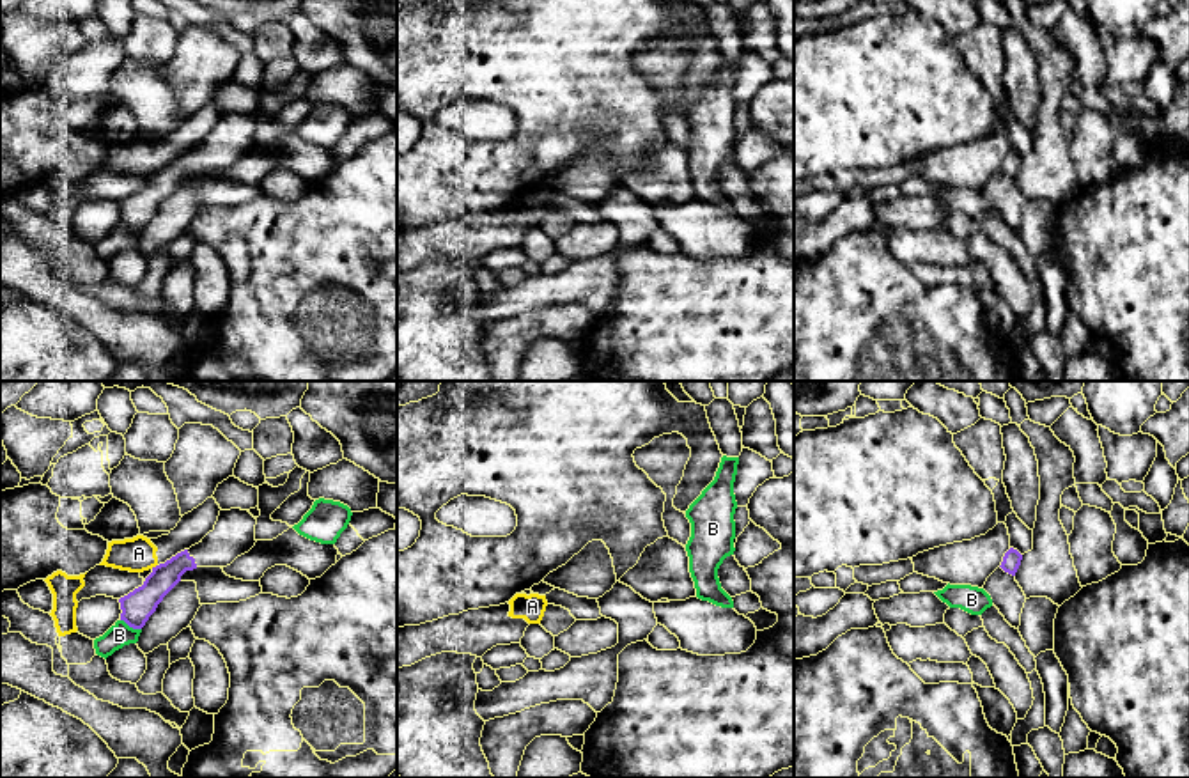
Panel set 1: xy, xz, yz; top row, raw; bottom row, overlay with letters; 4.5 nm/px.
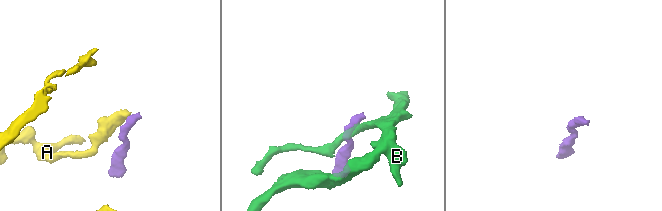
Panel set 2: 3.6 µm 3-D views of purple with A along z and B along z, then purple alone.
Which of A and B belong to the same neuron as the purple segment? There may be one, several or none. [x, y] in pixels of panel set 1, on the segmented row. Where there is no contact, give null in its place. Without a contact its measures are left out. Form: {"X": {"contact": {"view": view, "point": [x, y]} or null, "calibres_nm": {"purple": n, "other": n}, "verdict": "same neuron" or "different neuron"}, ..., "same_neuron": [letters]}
{"A": {"contact": {"view": "xy", "point": [153, 567]}, "calibres_nm": {"purple": 150, "other": 160}, "verdict": "different neuron"}, "B": {"contact": {"view": "xy", "point": [132, 626]}, "calibres_nm": {"purple": 150, "other": 110}, "verdict": "different neuron"}, "same_neuron": []}

